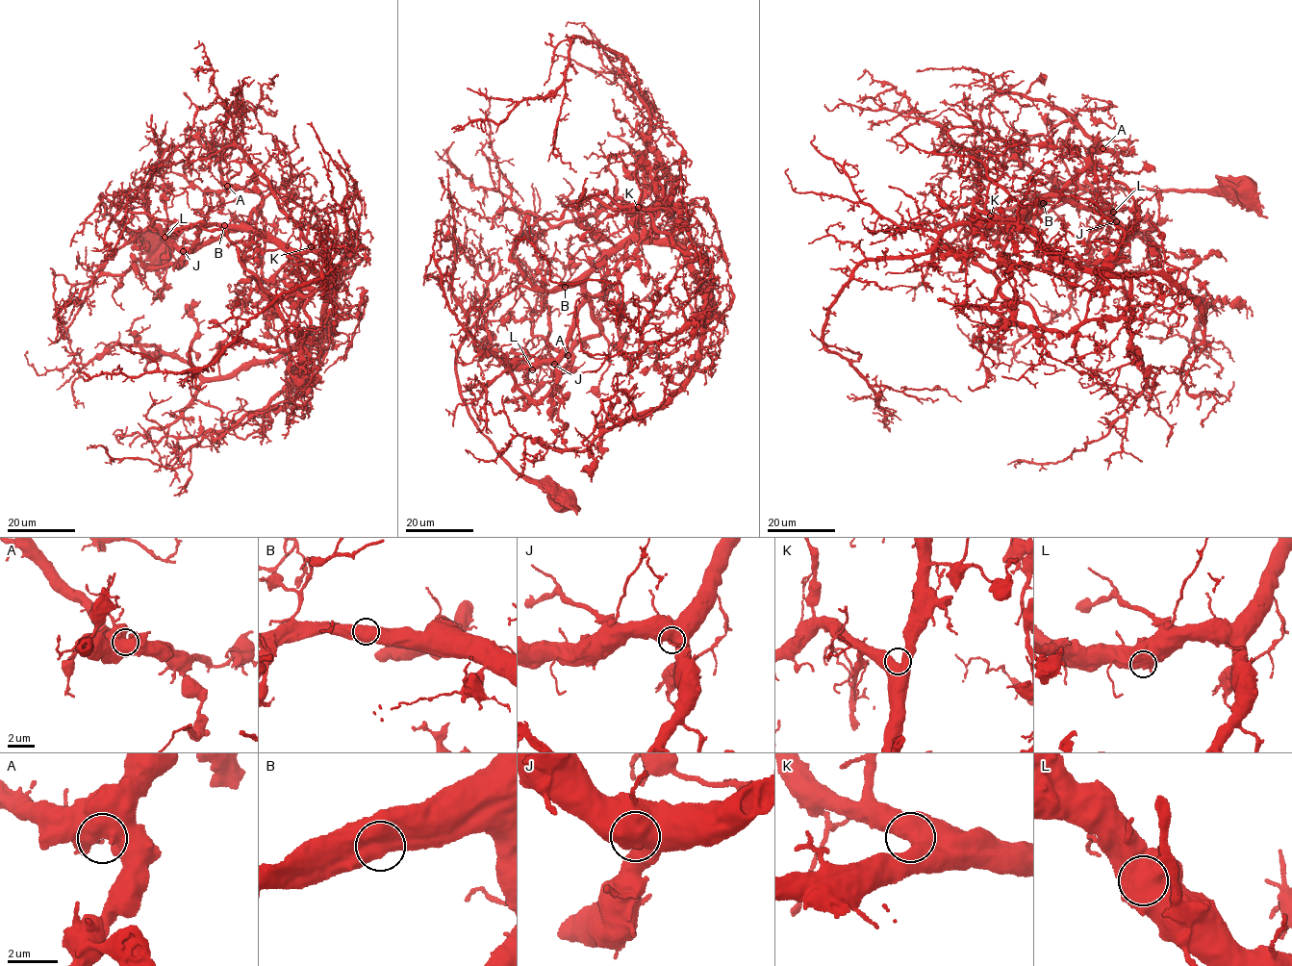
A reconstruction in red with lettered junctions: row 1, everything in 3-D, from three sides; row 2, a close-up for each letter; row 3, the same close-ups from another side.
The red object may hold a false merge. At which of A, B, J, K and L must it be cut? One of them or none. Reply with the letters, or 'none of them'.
none of them

